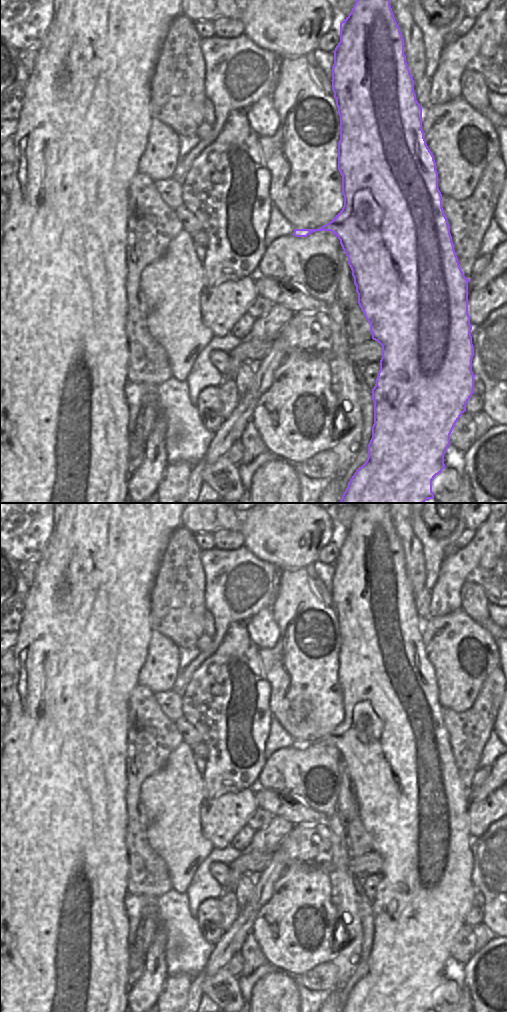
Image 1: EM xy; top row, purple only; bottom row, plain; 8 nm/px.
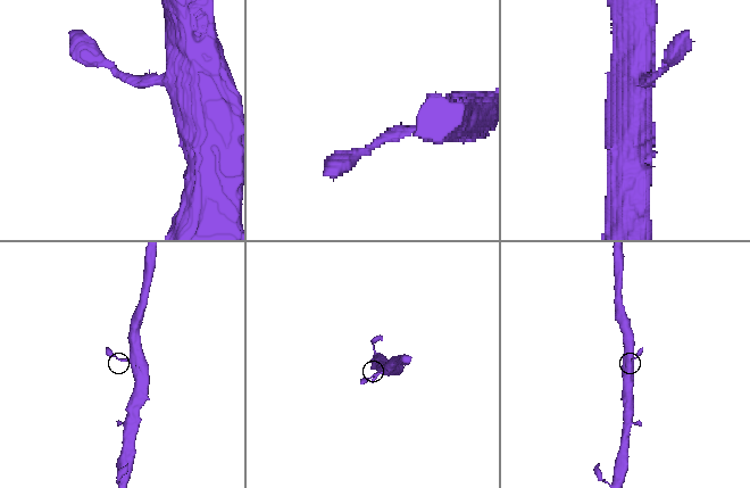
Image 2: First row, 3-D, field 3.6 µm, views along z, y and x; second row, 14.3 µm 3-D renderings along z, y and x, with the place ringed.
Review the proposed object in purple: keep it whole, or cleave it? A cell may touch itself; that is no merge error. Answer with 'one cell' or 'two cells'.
one cell

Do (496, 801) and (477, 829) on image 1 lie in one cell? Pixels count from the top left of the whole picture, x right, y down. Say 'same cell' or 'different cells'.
same cell

